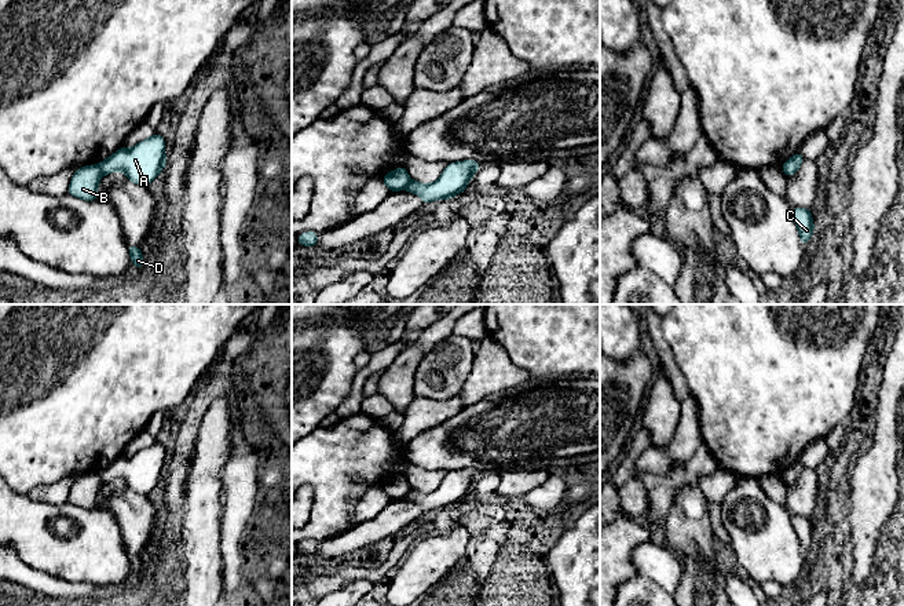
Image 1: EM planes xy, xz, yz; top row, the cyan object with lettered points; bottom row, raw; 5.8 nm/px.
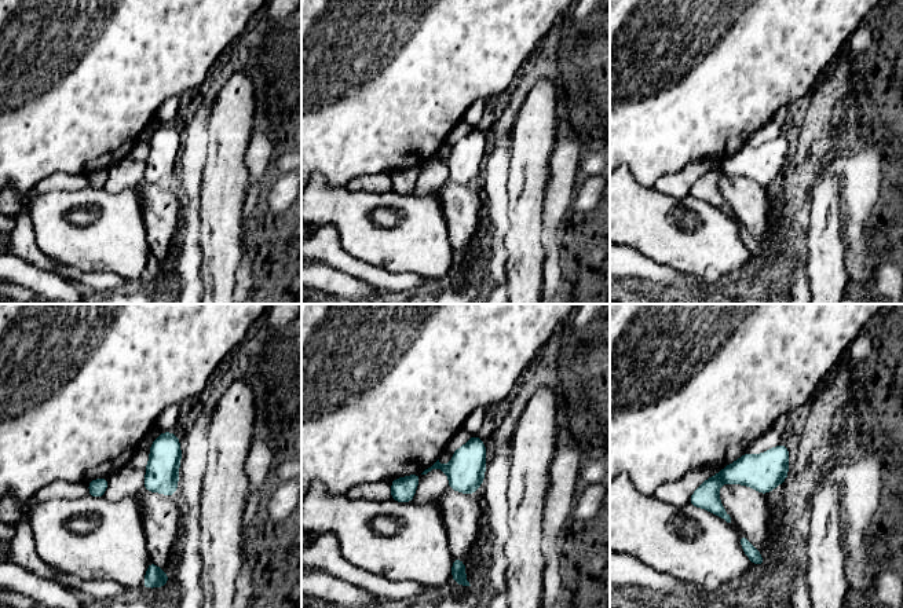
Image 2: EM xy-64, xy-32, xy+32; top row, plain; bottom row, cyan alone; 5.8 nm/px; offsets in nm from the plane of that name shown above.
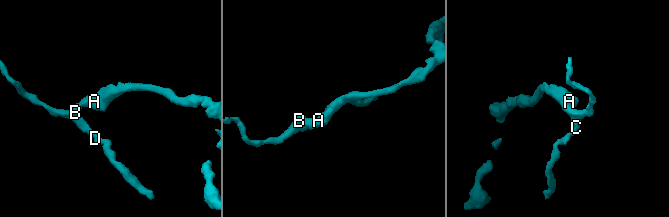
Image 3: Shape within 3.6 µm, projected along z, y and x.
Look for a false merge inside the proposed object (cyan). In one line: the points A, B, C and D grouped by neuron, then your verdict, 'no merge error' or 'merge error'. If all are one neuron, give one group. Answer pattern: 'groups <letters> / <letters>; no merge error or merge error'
groups A / B C D; merge error

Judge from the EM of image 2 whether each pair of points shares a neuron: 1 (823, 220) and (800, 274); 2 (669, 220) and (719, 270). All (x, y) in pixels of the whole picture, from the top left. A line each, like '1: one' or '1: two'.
1: two
2: one

